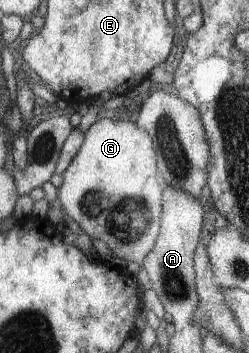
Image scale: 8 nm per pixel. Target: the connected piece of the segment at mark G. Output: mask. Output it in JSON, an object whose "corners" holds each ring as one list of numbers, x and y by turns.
{"corners":[[109,118,95,119,85,130,77,154,61,173,63,181,54,194,68,224,84,232,91,240,101,240,117,258,136,262,140,266,157,240,162,220,162,192,165,185,158,172,154,145,150,133,145,130,141,132,136,123]]}

